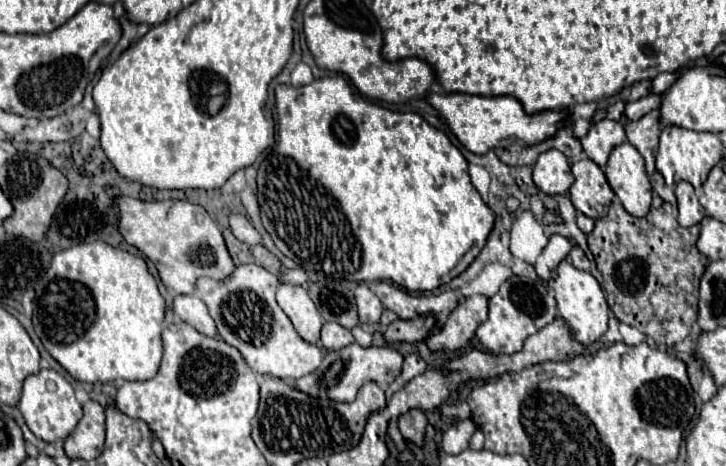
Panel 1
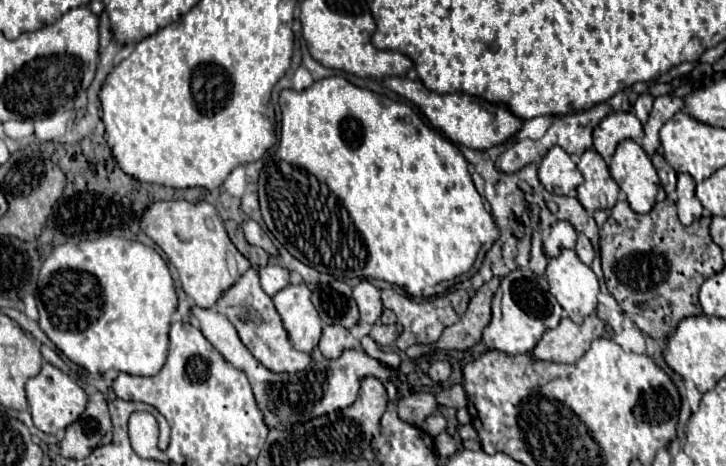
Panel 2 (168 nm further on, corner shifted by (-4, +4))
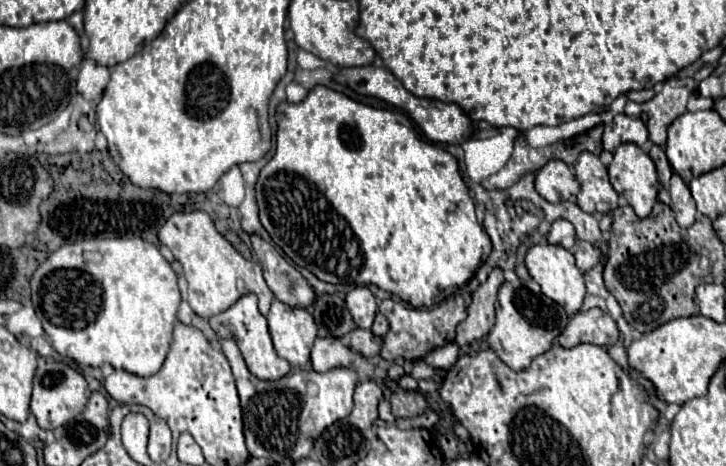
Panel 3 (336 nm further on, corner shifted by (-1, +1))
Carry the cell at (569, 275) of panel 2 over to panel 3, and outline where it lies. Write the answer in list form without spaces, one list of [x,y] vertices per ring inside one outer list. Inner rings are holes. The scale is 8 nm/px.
[[[537,244],[533,248],[527,250],[525,254],[525,264],[529,268],[529,274],[533,276],[533,280],[541,286],[541,292],[555,300],[557,304],[561,304],[565,308],[567,314],[575,314],[581,310],[583,298],[587,294],[585,288],[585,278],[583,272],[575,266],[575,258],[569,250],[565,250],[563,246],[551,246],[551,244]]]

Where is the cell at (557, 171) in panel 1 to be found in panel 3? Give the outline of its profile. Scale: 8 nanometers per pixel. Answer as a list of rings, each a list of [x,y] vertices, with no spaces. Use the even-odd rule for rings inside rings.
[[[549,160],[535,178],[537,192],[549,202],[569,200],[579,192],[579,182],[571,168],[561,160]]]

